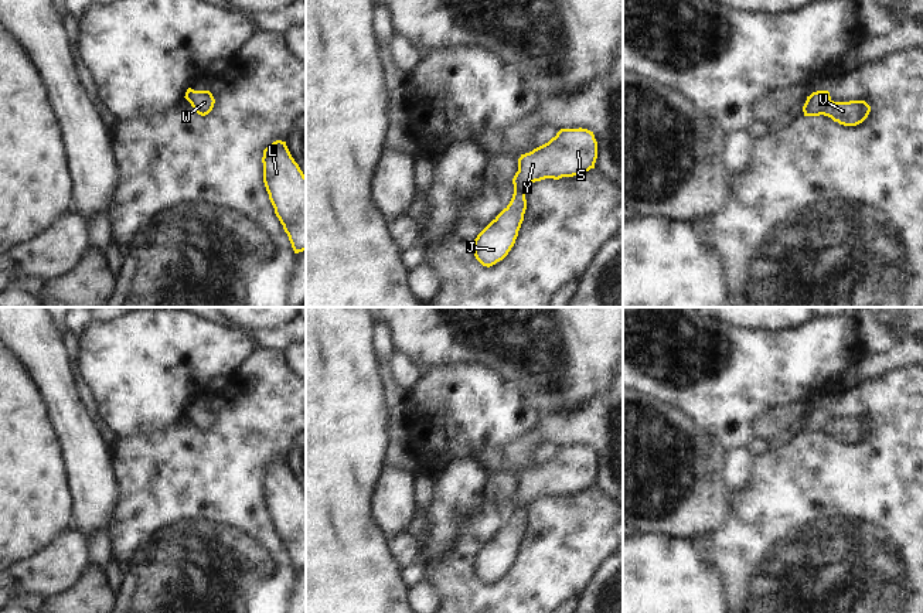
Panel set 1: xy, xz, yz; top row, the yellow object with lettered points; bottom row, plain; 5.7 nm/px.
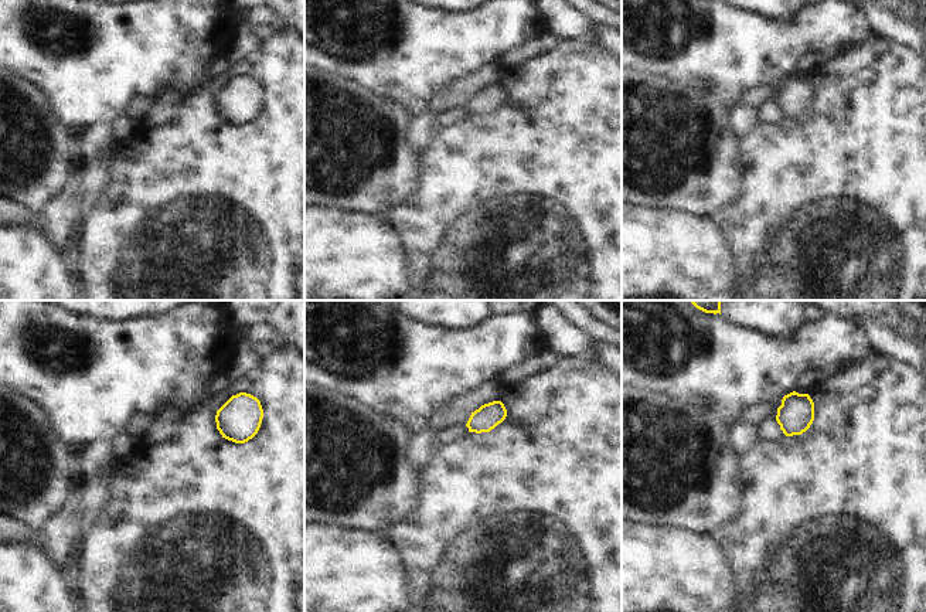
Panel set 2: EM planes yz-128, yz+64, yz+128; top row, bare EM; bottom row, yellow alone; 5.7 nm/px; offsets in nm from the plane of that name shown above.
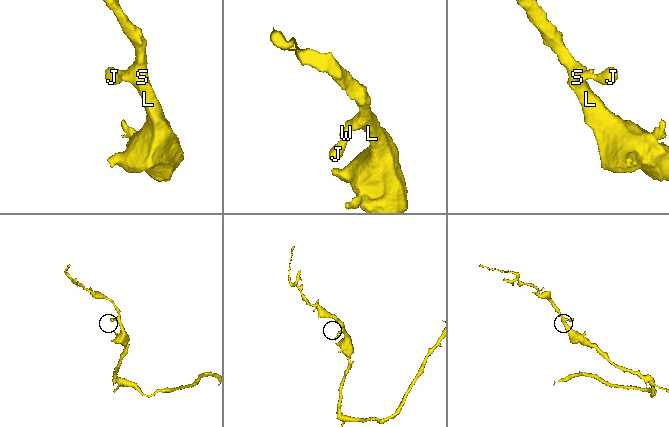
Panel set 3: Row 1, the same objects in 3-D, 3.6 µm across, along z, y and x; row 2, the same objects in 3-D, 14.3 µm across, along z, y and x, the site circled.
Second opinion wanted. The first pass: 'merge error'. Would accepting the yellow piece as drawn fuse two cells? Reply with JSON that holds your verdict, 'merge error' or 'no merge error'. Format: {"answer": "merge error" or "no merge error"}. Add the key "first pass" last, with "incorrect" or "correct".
{"answer": "no merge error", "first pass": "incorrect"}

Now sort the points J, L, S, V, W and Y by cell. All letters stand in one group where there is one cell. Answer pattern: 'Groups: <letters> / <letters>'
Groups: J L S V W Y.

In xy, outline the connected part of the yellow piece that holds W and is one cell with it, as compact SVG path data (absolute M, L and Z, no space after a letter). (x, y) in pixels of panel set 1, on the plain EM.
M188 405L184 415L191 420L195 429L201 433L208 432L215 420L215 416L210 408L194 408Z

